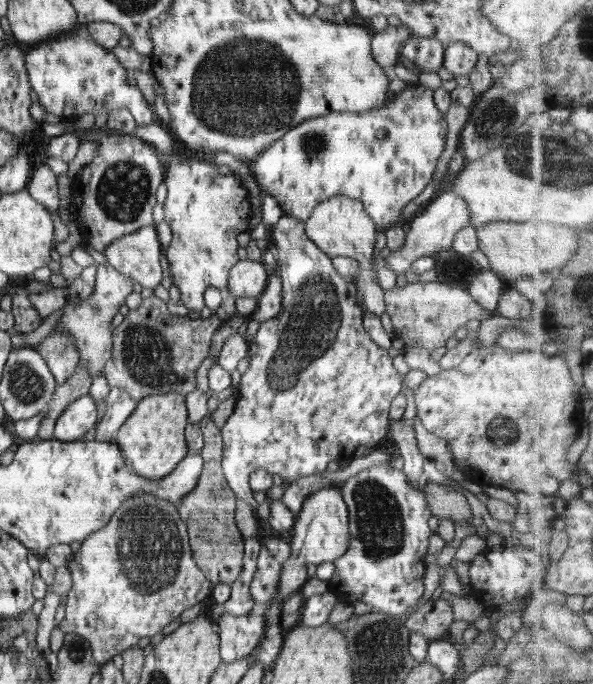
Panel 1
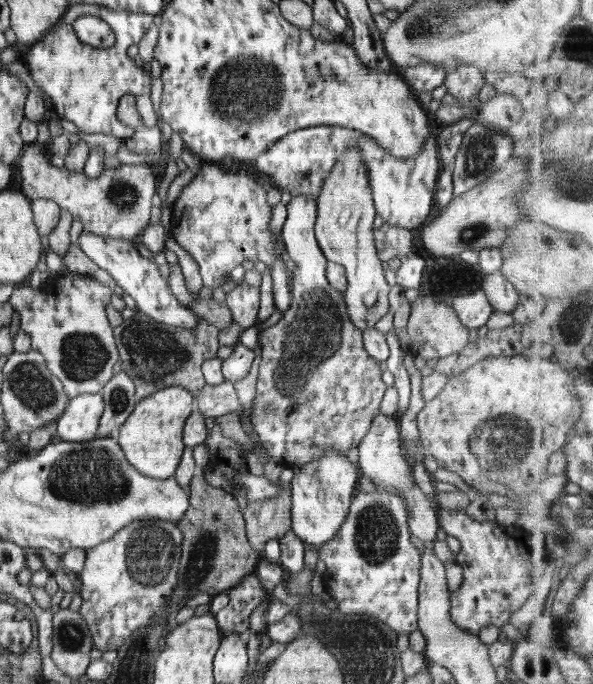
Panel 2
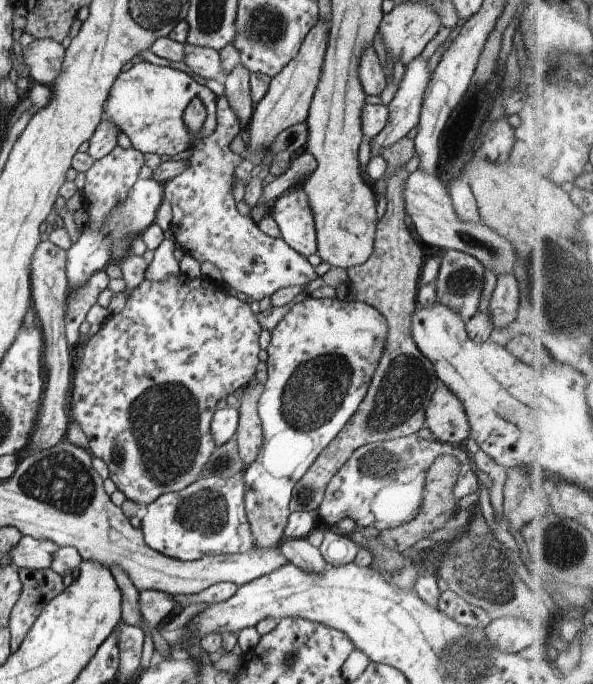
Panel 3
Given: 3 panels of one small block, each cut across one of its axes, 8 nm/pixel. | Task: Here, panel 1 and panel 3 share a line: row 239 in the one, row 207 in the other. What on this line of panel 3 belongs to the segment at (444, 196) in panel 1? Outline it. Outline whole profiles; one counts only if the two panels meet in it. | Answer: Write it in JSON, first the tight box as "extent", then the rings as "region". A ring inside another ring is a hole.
{"extent":[402,169,516,275],"region":[[[417,169],[406,178],[402,194],[406,214],[411,216],[414,228],[425,244],[438,246],[442,250],[452,249],[471,254],[483,264],[484,268],[490,268],[496,275],[513,272],[516,253],[510,242],[481,220],[464,222],[458,218],[449,192],[442,184],[438,173],[430,174]]]}

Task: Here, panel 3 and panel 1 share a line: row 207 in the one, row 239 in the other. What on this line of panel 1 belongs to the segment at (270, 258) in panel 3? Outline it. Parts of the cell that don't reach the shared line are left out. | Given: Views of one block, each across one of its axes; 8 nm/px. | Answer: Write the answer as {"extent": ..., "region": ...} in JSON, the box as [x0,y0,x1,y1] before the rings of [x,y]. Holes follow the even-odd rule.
{"extent":[161,151,253,311],"region":[[[176,151],[168,156],[161,156],[164,162],[164,182],[167,186],[167,197],[163,203],[165,221],[170,225],[172,240],[166,247],[166,258],[170,264],[170,272],[174,284],[180,289],[182,304],[190,311],[200,311],[204,308],[204,293],[207,288],[217,288],[221,297],[228,296],[228,278],[230,269],[237,263],[238,241],[241,232],[249,230],[250,218],[253,215],[251,196],[243,181],[236,175],[221,172],[218,167],[200,161],[184,160],[176,156]]]}

